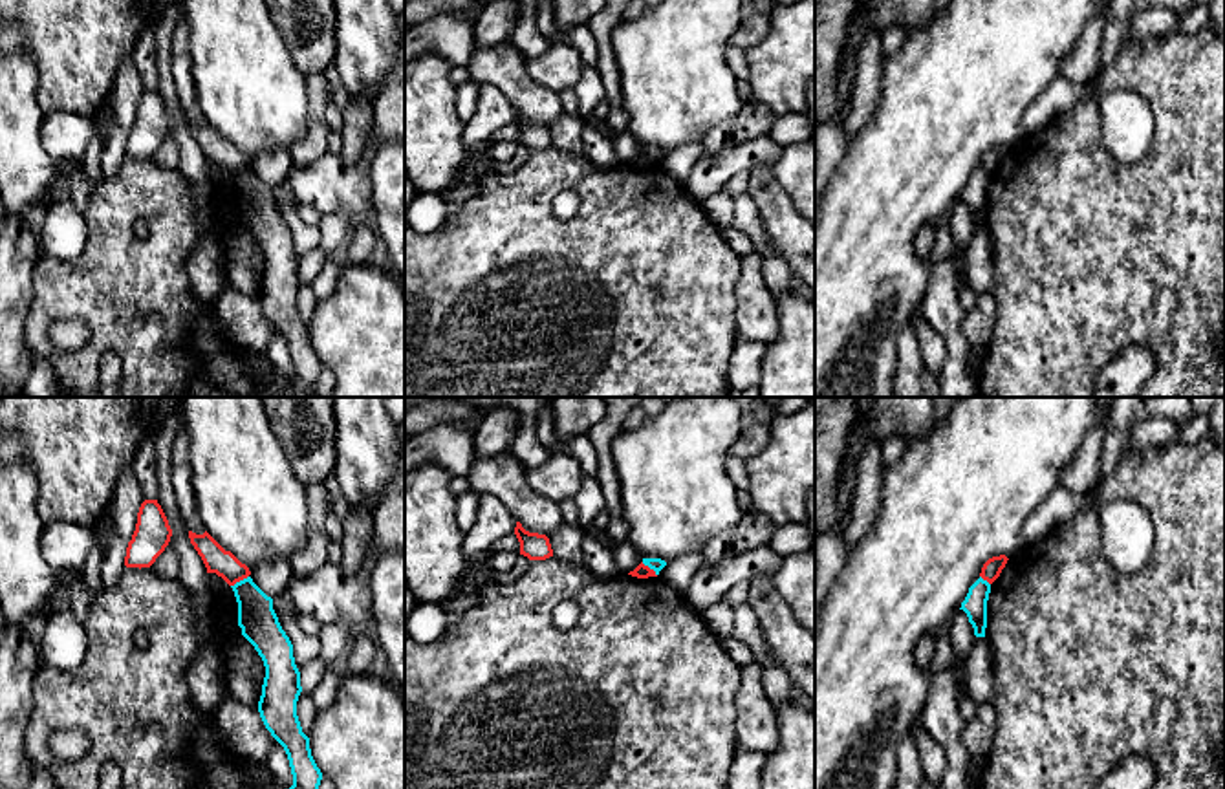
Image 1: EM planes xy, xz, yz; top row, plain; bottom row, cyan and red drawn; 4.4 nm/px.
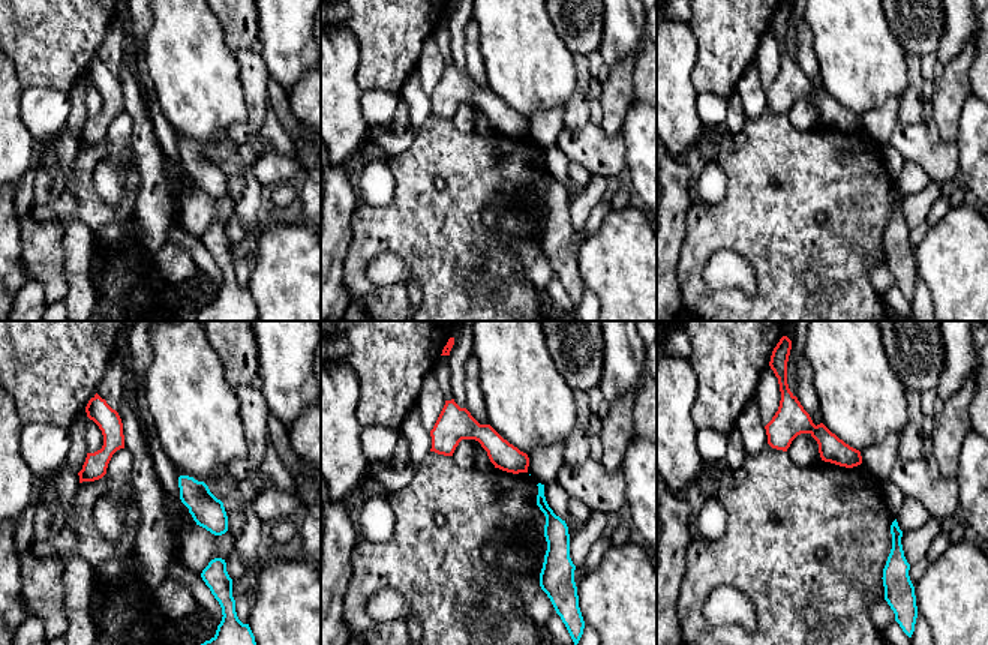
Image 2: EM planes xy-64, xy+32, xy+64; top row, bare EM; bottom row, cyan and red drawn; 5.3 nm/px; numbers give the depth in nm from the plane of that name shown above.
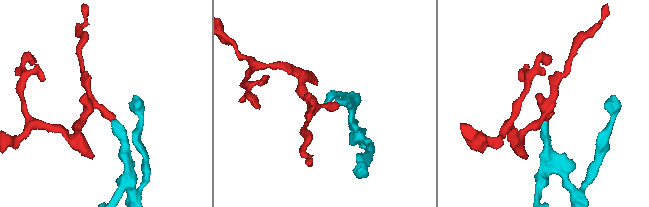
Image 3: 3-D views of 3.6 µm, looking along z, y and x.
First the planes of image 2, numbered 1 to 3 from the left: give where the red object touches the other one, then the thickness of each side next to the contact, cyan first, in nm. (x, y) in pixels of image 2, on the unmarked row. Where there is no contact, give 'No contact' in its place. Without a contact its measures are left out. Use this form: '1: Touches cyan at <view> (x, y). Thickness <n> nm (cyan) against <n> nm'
1: No contact
2: No contact
3: No contact

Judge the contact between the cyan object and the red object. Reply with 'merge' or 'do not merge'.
do not merge

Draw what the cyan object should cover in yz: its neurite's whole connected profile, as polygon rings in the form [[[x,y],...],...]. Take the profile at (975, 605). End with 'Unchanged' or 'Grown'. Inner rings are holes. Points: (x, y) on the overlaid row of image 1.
[[[980,577],[969,588],[969,593],[959,608],[967,613],[969,622],[972,624],[976,637],[985,637],[989,593],[991,593],[991,584]]]. Unchanged

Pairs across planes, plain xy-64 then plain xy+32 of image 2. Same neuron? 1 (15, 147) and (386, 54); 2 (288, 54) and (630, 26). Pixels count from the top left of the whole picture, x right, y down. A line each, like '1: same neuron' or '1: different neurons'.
1: different neurons
2: same neuron

